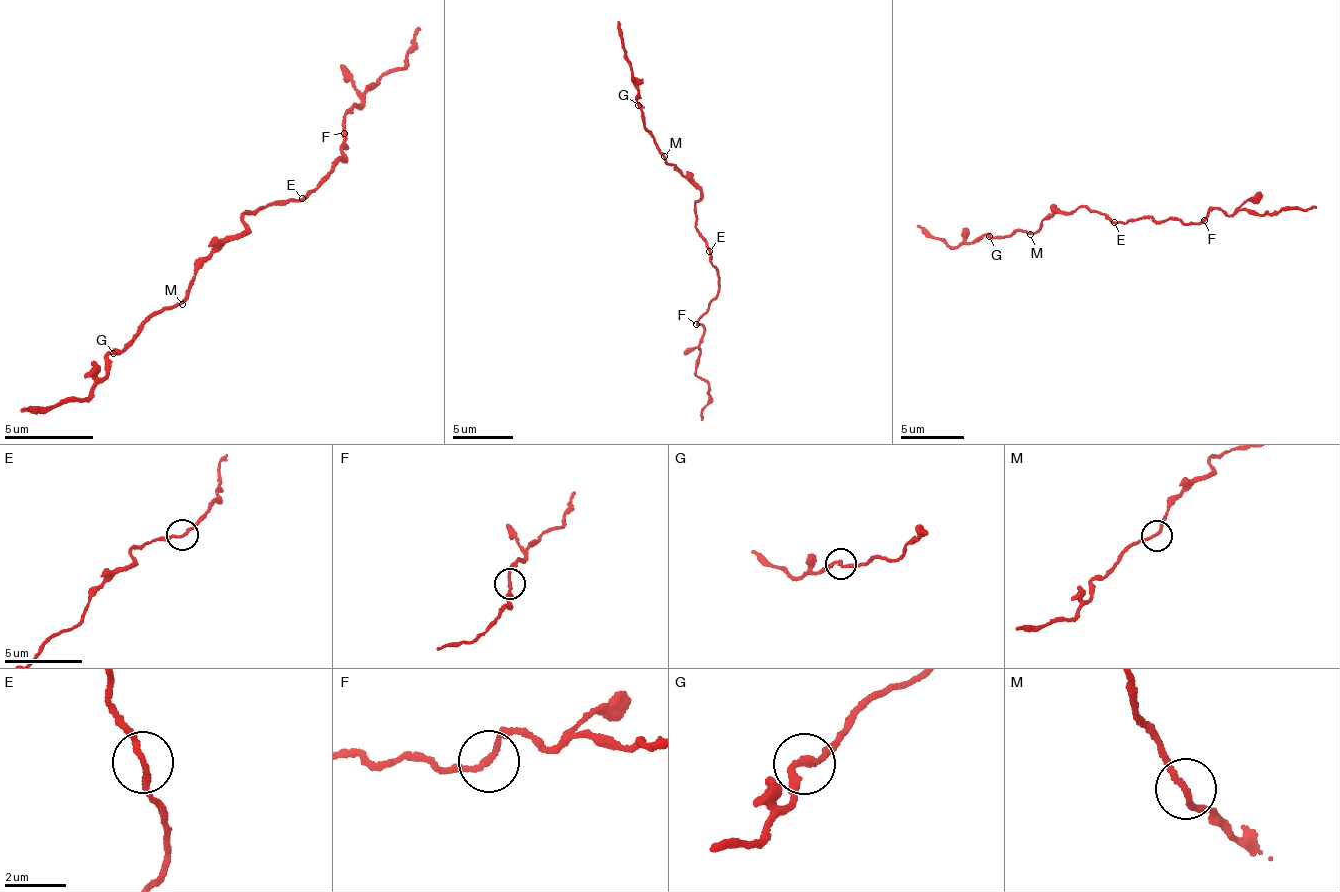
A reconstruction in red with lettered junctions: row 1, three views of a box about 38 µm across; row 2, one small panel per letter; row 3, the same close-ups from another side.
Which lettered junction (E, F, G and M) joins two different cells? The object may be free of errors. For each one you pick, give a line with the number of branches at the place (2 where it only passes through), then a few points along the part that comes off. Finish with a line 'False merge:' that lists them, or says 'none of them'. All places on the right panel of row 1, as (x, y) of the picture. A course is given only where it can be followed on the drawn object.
False merge: none of them

